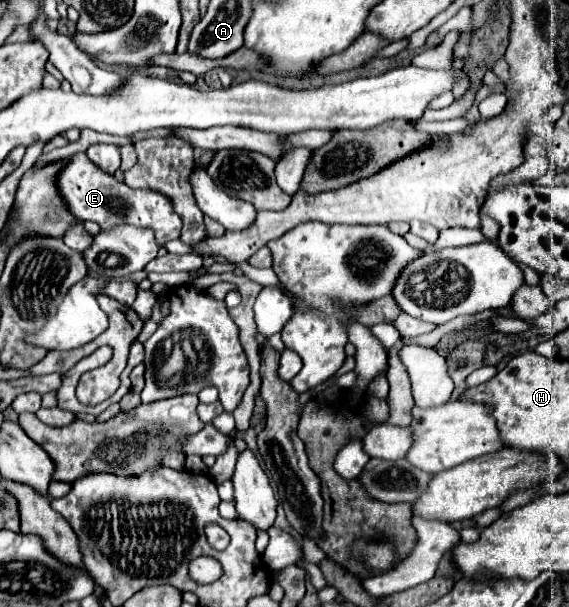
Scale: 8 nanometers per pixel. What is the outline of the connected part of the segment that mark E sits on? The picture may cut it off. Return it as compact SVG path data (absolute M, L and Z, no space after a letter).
M78 153L58 171L56 175L56 189L62 201L66 203L68 211L80 219L80 221L96 221L102 229L114 227L118 223L130 223L138 227L150 227L156 233L156 241L162 245L170 239L180 237L182 221L174 213L170 199L164 195L158 195L154 191L142 191L142 189L130 189L126 183L116 181L112 175L102 173L100 167L94 167L86 153Z

